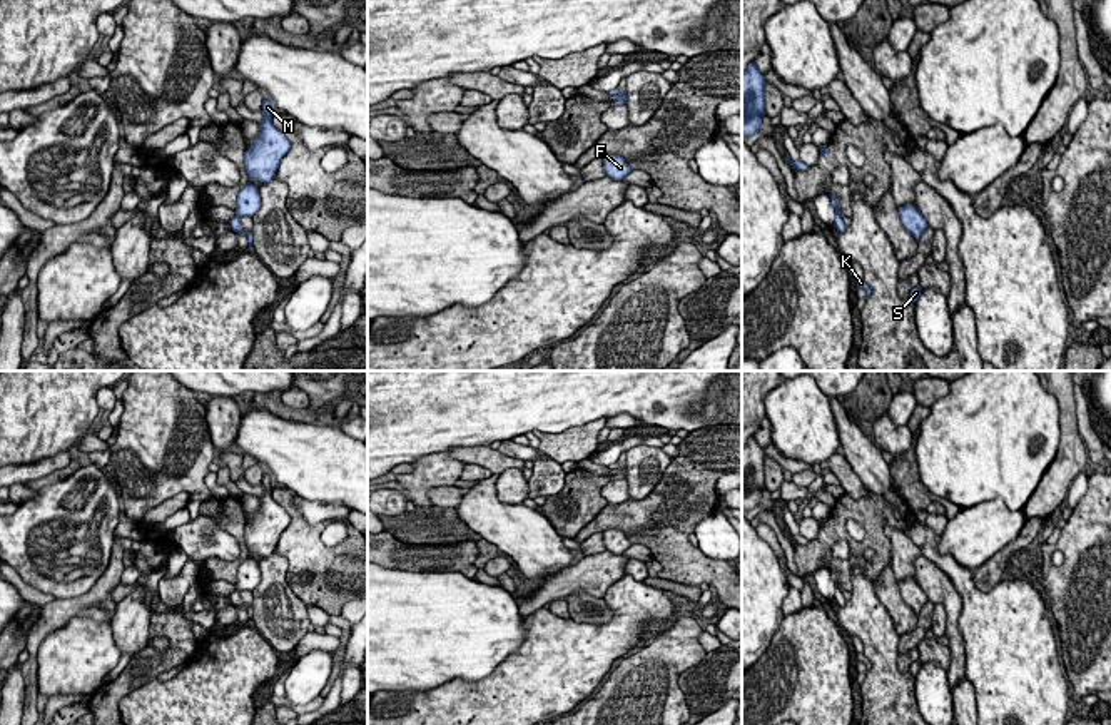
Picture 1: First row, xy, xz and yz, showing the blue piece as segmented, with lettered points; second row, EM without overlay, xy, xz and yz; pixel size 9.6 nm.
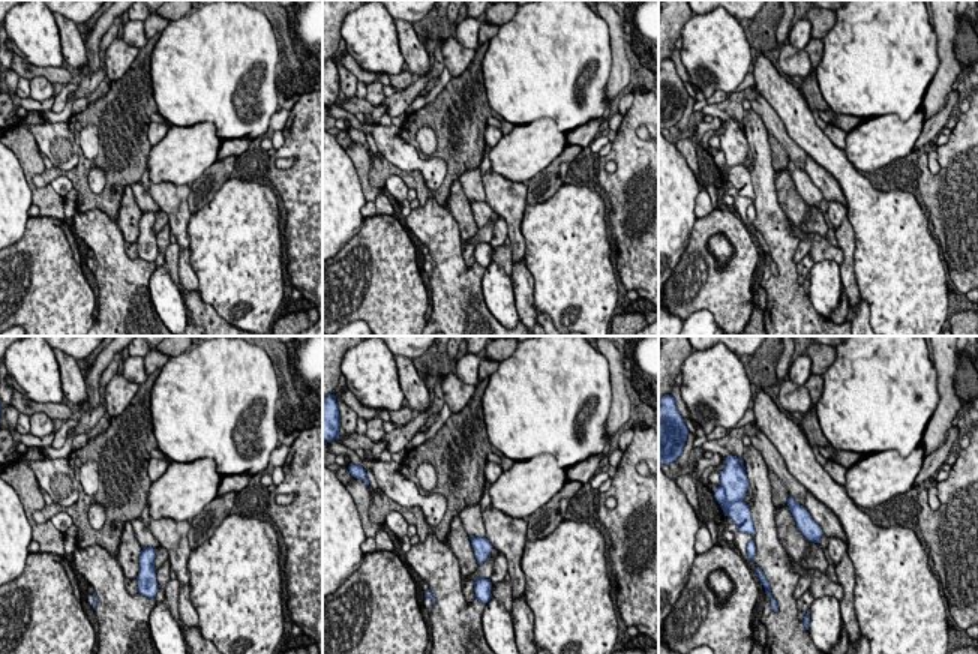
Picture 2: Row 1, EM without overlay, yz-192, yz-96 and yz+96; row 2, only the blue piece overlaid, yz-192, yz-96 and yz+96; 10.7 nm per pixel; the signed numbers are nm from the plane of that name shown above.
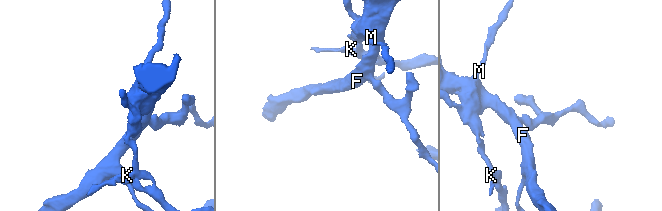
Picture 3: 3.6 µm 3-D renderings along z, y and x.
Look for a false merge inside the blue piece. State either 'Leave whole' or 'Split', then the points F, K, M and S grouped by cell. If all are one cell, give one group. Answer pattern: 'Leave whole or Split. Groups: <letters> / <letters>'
Split. Groups: F M S / K

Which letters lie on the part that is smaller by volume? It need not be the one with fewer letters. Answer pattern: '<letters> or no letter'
F, M, S

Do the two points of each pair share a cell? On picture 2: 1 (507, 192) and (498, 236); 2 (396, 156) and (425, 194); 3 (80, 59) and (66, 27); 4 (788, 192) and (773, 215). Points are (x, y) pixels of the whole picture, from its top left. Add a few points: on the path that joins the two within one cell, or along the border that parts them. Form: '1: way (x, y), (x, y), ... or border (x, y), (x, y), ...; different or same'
1: border (500, 215), (509, 236); different
2: border (446, 162), (444, 180), (434, 189), (411, 170); different
3: way (74, 51), (71, 35); same
4: border (774, 174), (776, 197), (780, 209), (789, 219); different

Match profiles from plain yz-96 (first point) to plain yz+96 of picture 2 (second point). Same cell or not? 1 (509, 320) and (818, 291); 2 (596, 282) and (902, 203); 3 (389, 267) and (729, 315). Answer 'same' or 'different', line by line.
1: same
2: same
3: same

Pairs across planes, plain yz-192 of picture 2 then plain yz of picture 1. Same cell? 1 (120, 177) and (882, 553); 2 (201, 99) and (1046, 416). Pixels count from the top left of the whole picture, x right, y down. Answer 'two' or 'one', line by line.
1: one
2: one

